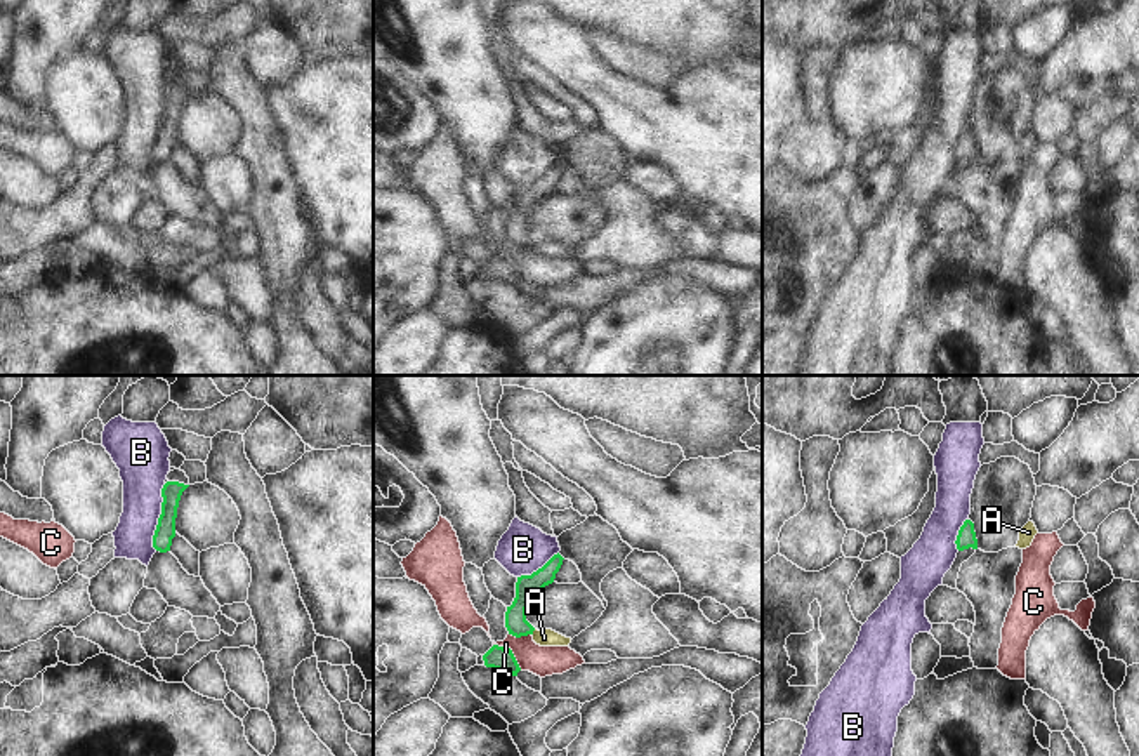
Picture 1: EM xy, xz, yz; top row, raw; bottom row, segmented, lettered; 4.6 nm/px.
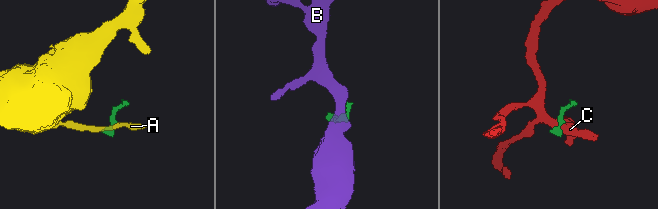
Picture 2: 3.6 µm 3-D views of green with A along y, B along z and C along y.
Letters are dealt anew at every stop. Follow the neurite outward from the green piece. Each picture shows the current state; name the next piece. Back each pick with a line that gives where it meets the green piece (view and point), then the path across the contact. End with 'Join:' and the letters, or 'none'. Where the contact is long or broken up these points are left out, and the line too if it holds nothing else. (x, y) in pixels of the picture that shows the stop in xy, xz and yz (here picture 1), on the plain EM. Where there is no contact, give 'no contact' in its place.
Join: none

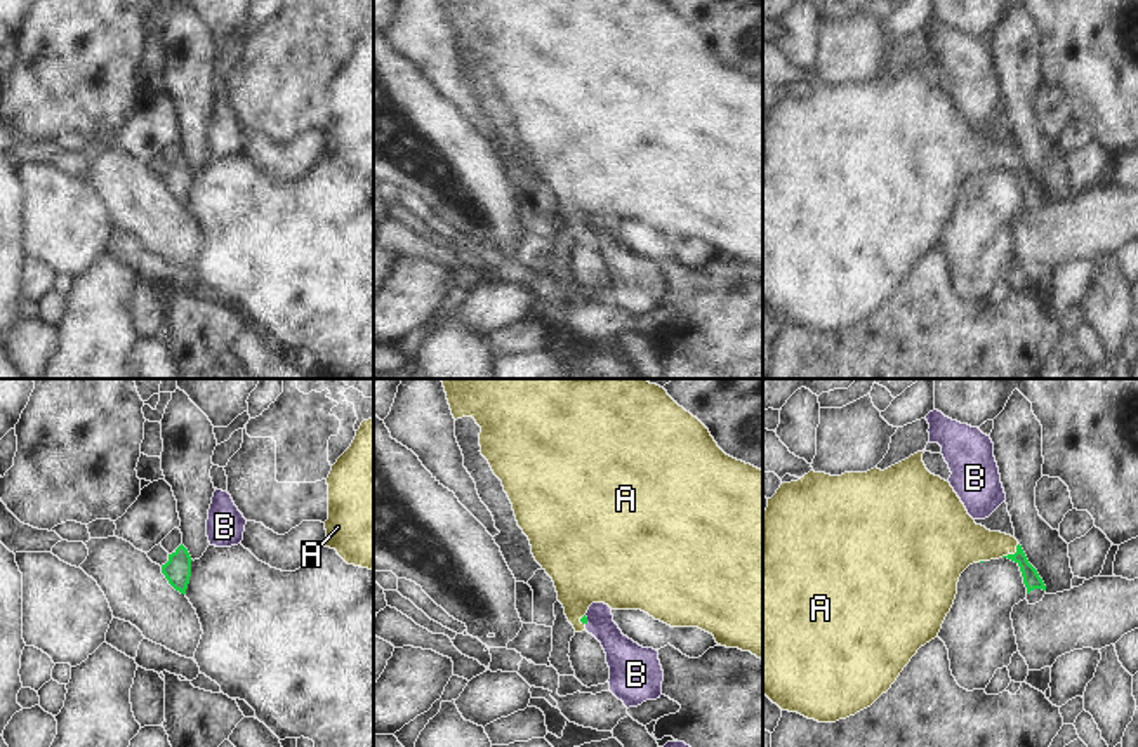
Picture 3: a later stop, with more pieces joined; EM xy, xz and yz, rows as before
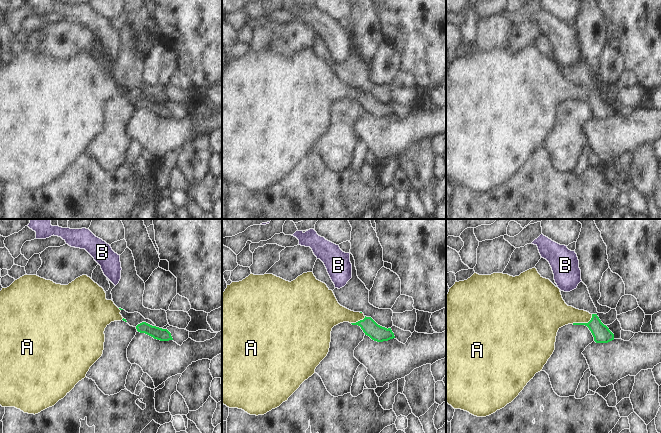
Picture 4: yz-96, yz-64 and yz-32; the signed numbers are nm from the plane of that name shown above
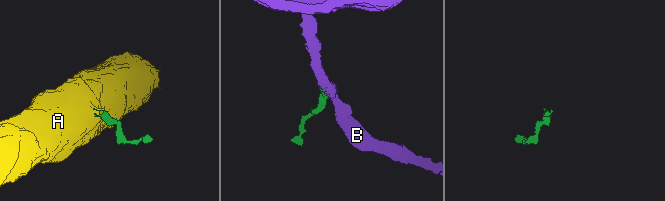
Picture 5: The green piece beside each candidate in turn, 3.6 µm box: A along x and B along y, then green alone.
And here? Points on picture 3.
A: yz (1012, 165) | across yz (1031, 188), (1027, 179), (1012, 165), (998, 155), (959, 153)
Join: A

